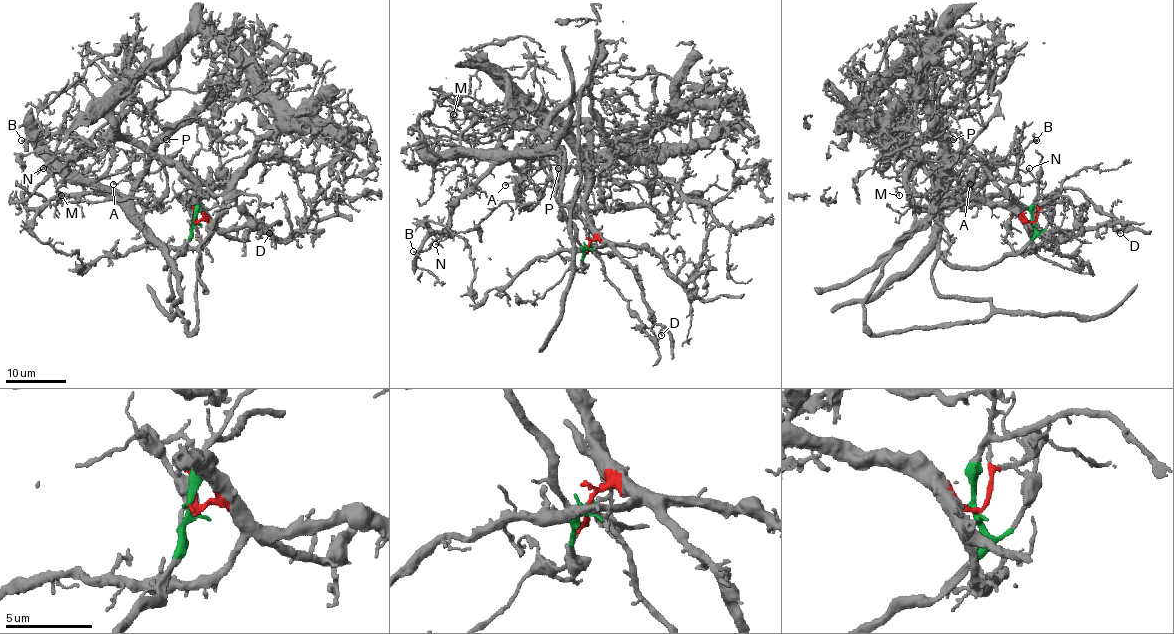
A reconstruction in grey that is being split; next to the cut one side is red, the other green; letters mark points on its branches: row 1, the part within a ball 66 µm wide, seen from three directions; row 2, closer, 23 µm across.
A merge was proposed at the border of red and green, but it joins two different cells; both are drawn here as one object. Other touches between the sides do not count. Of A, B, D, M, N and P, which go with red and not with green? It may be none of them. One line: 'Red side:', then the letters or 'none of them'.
Red side: D

